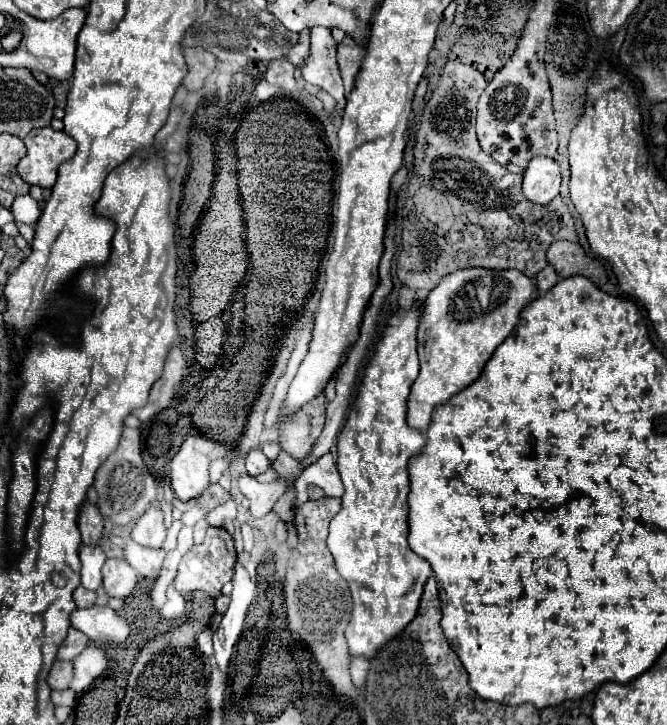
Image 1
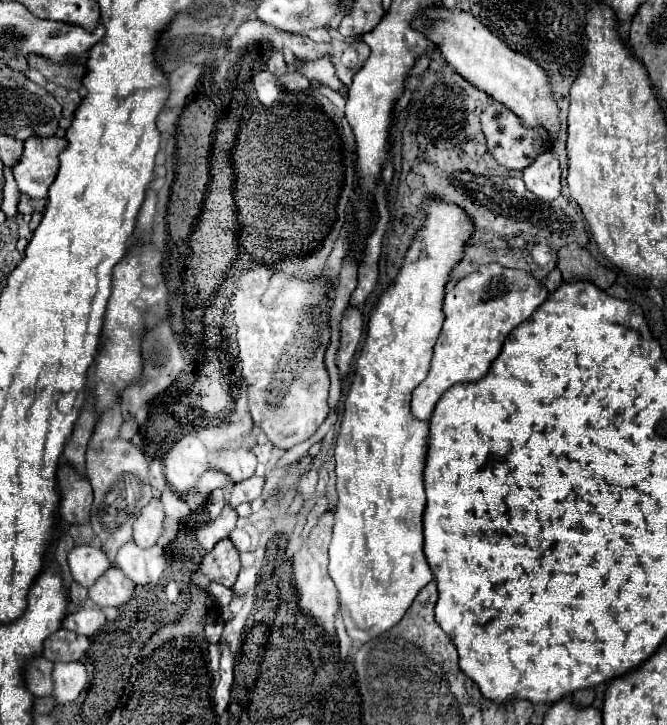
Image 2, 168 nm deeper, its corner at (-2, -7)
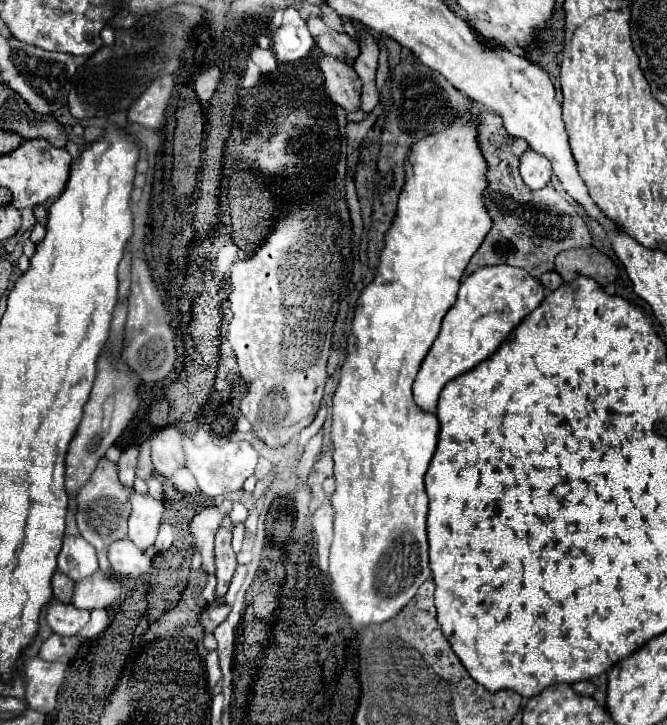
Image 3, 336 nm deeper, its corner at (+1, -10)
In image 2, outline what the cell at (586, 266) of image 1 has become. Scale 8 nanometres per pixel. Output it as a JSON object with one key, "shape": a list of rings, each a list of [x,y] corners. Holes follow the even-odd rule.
{"shape":[[[579,245],[561,247],[557,257],[557,269],[565,281],[591,281],[601,289],[607,289],[615,283],[615,271],[601,265],[587,249]]]}

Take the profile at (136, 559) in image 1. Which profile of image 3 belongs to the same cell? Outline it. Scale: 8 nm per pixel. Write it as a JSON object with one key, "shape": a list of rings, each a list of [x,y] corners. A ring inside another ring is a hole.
{"shape":[[[122,538],[120,542],[112,542],[108,550],[108,560],[114,568],[114,572],[122,576],[140,576],[150,570],[150,558],[144,556],[140,548],[136,548],[128,538]]]}

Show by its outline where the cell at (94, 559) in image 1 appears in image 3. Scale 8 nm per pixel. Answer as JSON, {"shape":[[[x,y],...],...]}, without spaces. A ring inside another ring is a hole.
{"shape":[[[64,536],[64,546],[58,554],[58,570],[74,582],[92,576],[98,570],[96,550],[82,536]]]}

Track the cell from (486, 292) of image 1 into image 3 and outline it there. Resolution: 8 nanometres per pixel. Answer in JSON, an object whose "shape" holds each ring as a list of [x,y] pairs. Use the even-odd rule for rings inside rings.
{"shape":[[[508,264],[484,266],[464,278],[460,284],[458,300],[442,320],[438,338],[426,354],[418,376],[414,380],[414,402],[428,412],[436,410],[440,390],[450,378],[456,378],[482,360],[492,356],[508,334],[526,318],[544,298],[544,286],[526,270]]]}

